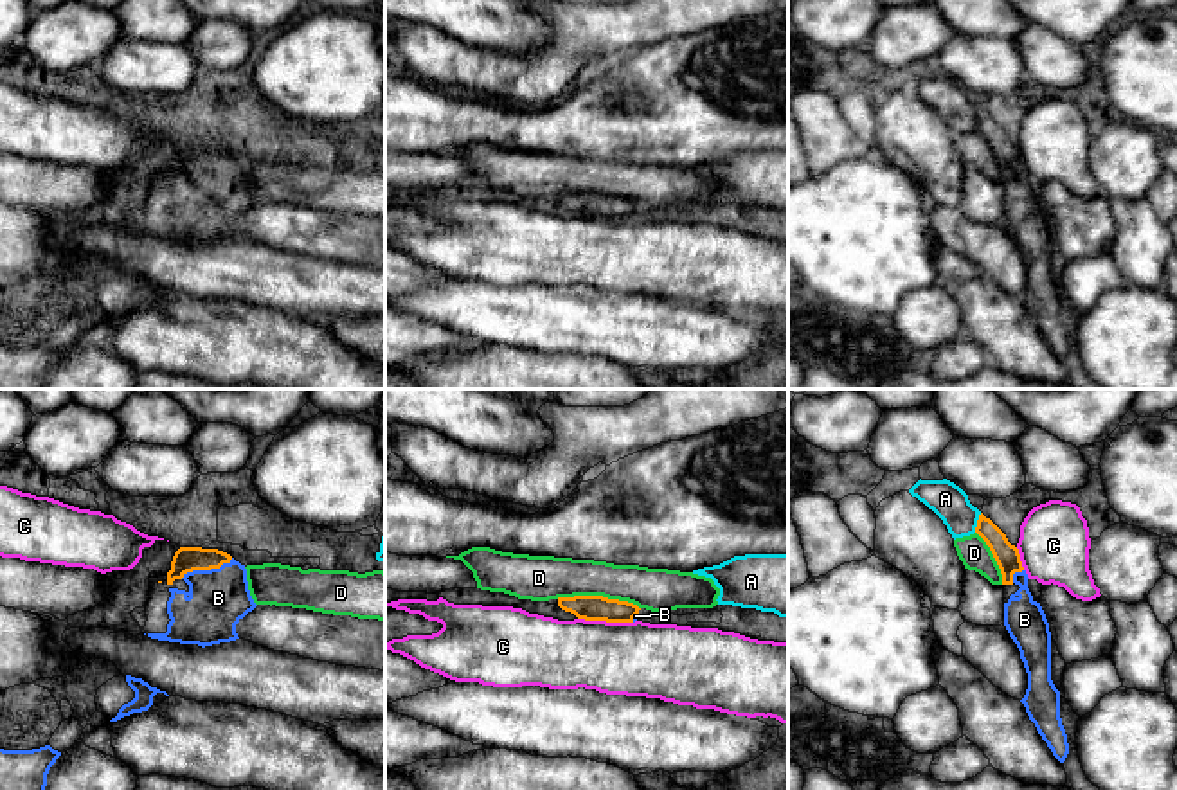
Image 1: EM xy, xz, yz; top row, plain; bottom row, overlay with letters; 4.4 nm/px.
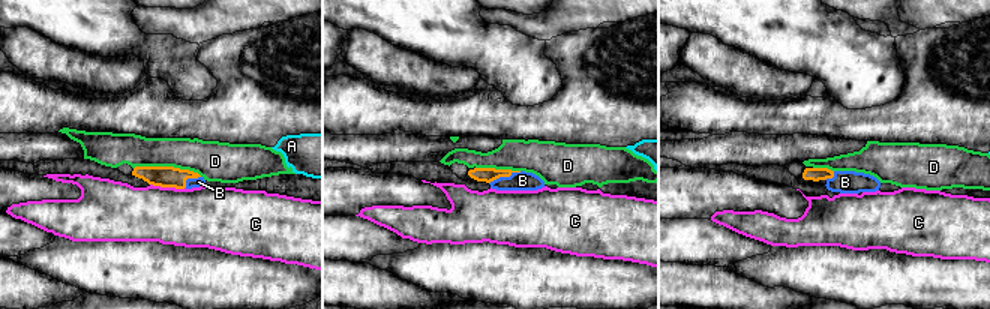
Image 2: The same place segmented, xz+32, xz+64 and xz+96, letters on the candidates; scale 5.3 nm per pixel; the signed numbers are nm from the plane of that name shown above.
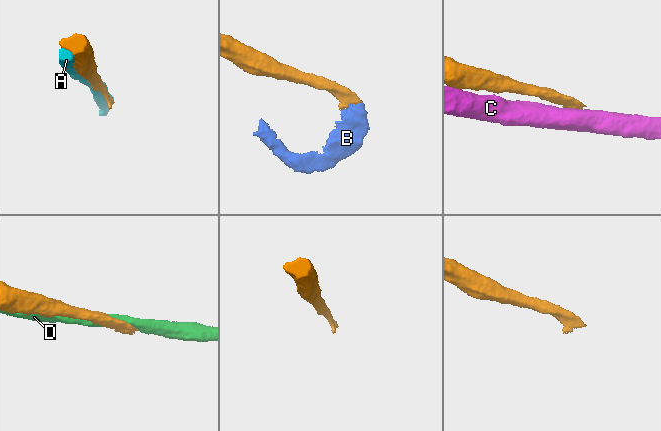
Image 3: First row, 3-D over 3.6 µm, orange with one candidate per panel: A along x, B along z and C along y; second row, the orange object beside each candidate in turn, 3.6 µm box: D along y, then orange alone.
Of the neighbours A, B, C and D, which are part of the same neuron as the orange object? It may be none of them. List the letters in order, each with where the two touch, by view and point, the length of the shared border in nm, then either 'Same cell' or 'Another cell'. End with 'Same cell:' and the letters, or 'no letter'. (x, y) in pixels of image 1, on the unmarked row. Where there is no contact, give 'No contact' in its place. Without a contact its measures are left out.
A: Touches orange at yz (978, 119). Shared border 90 nm. Another cell
B: Touches orange at xy (206, 166). Shared border 260 nm. Same cell
C: Touches orange at xz (605, 216). Shared border 240 nm. Another cell
D: Touches orange at xz (598, 193). Shared border 380 nm. Another cell
Same cell: B

